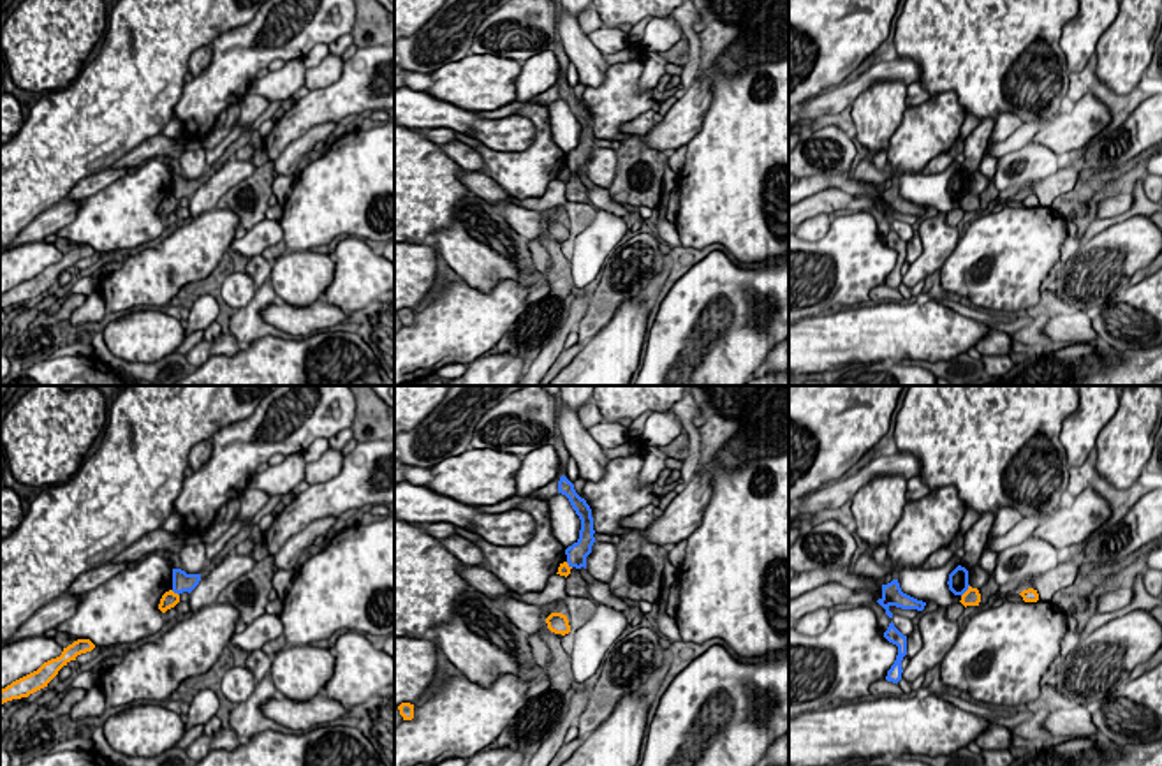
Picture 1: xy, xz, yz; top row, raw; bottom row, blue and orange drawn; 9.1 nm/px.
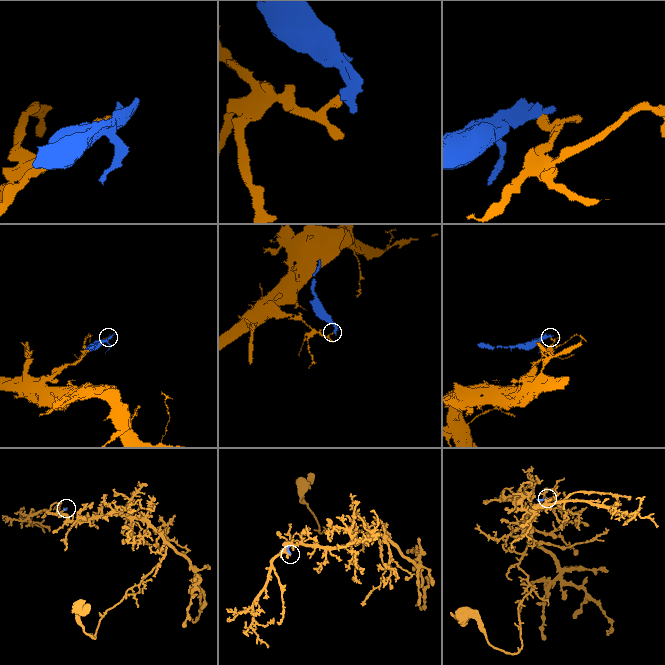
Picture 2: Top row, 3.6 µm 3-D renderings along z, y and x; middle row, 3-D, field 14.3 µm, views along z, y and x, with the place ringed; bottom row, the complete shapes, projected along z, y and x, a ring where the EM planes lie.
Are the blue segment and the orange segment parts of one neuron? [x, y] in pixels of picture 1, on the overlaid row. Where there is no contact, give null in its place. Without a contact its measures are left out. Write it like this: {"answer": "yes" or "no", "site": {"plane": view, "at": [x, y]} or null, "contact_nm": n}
{"answer": "no", "site": {"plane": "yz", "at": [967, 589]}, "contact_nm": 130}

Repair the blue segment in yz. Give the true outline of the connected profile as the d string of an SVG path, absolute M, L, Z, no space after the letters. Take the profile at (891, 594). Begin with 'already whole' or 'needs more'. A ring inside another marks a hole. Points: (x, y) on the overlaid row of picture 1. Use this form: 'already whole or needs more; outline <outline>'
already whole; outline M893 579L887 585L882 585L882 597L877 600L889 618L893 618L893 613L889 611L891 606L901 608L901 609L917 609L923 611L926 602L917 600L907 593L901 592L898 579Z

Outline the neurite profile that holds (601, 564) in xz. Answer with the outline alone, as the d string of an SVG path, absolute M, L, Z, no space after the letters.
M595 541L592 553L586 556L586 569L593 579L609 585L616 571L616 560L618 553L614 544Z

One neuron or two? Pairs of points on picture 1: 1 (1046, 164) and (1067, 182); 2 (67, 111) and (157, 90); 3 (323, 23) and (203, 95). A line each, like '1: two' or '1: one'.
1: two
2: one
3: one

